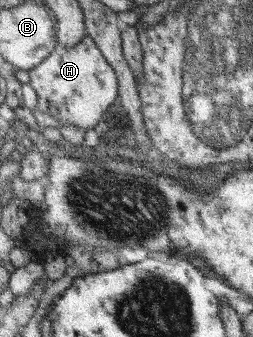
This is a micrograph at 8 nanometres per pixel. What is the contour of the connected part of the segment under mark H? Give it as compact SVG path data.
M90 35L70 48L58 44L52 55L29 72L29 84L38 92L39 102L33 112L37 123L44 127L75 125L84 131L95 128L119 97L120 81L116 69Z

